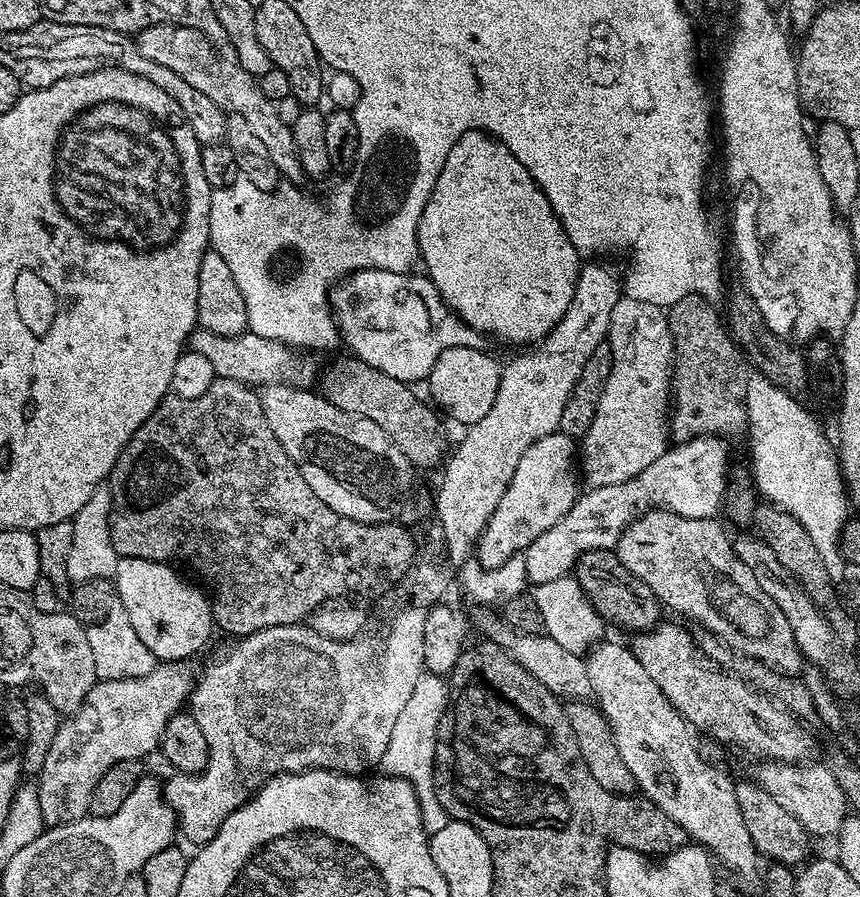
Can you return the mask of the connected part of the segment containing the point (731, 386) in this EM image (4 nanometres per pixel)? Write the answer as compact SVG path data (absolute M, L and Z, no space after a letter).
M684 296L667 309L672 335L672 403L670 436L673 441L700 436L744 436L748 427L746 376L740 373L740 356L725 321L715 312L713 301L702 296Z

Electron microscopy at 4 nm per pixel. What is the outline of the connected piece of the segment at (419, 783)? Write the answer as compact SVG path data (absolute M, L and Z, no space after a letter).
M420 676L418 686L414 686L414 694L410 694L410 702L406 702L402 714L398 714L398 722L394 722L394 734L390 734L390 742L386 746L386 754L382 761L389 777L407 781L420 803L420 813L424 816L424 827L429 833L442 830L442 826L448 823L450 817L444 807L438 802L436 783L432 778L431 759L433 725L436 724L437 716L443 708L445 689L437 679L429 679Z

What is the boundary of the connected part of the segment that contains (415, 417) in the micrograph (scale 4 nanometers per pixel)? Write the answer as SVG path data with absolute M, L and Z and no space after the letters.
M353 356L334 363L322 378L321 395L348 415L374 422L416 467L432 468L442 458L444 440L440 420L409 388L405 381L390 378Z

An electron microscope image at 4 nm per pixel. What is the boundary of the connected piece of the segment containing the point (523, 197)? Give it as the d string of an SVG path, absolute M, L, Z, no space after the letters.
M484 130L465 132L464 137L457 141L450 150L445 164L441 166L441 170L436 176L436 184L432 187L425 209L422 210L421 220L417 226L417 243L420 246L419 259L425 268L423 271L428 279L434 282L444 303L460 317L469 329L477 328L480 332L489 332L490 335L497 336L498 339L505 340L508 344L533 343L532 345L535 345L537 342L543 341L544 337L552 331L553 326L566 314L566 310L574 298L578 274L582 267L581 253L577 252L576 247L570 242L562 222L550 206L546 194L536 185L534 178L526 170L526 166L522 166L522 162L518 162L516 153L507 143L499 144L496 138Z

